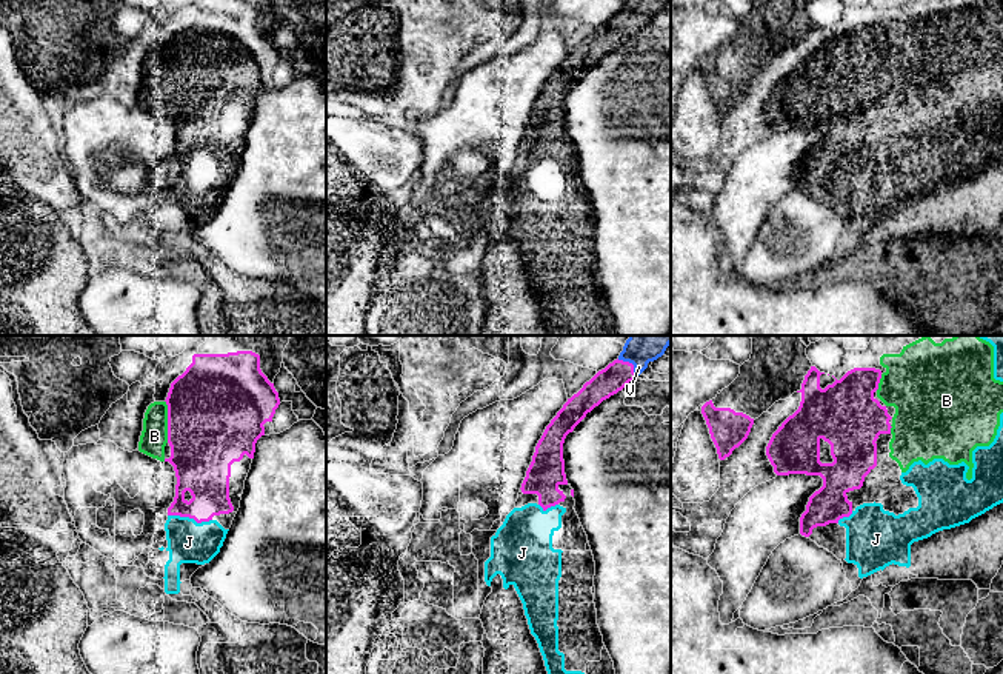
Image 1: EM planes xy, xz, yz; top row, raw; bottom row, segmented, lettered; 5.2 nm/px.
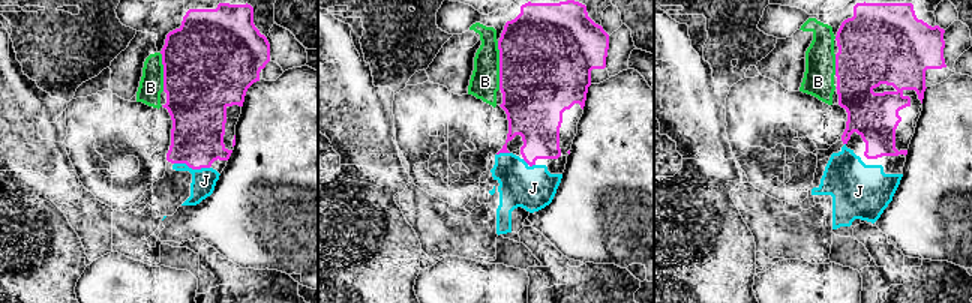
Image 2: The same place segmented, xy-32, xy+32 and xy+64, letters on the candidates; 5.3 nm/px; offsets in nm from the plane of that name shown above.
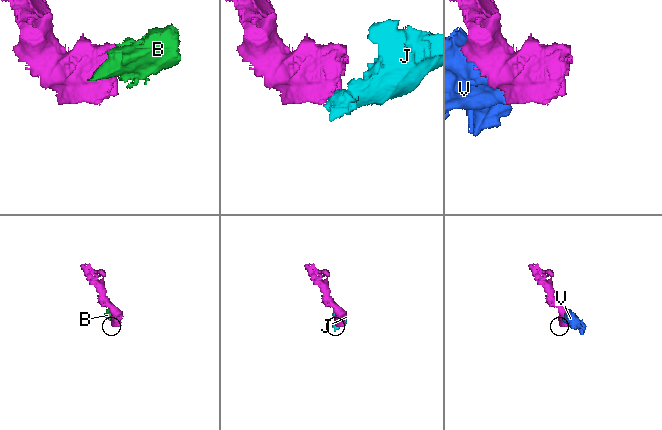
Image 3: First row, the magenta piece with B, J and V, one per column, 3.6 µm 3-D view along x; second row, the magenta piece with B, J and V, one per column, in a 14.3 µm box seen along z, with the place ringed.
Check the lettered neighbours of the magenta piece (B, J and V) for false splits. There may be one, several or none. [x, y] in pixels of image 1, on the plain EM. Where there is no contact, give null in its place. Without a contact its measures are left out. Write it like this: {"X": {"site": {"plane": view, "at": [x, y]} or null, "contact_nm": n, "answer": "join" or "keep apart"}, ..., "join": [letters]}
{"B": {"site": {"plane": "xy", "at": [168, 77]}, "contact_nm": 220, "answer": "keep apart"}, "J": {"site": {"plane": "xy", "at": [189, 173]}, "contact_nm": 240, "answer": "join"}, "V": {"site": {"plane": "xz", "at": [631, 19]}, "contact_nm": 140, "answer": "join"}, "join": ["J", "V"]}

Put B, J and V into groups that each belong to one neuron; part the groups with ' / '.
B / J V

